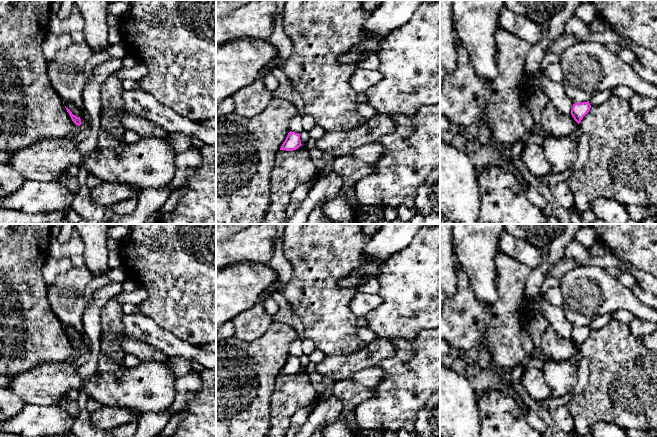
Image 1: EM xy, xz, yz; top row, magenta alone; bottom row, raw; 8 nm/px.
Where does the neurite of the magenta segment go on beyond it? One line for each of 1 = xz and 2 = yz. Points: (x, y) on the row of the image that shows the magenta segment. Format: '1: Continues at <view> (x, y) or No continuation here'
1: No continuation here
2: No continuation here

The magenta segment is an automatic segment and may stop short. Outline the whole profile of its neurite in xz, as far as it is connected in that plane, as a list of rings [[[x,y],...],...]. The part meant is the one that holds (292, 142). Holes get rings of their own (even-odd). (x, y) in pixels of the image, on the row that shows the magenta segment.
[[[290,131],[280,150],[293,151],[301,146],[300,134]]]

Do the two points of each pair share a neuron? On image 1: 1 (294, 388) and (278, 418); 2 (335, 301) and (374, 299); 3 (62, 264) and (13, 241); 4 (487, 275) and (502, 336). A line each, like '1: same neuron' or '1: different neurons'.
1: same neuron
2: different neurons
3: different neurons
4: different neurons

